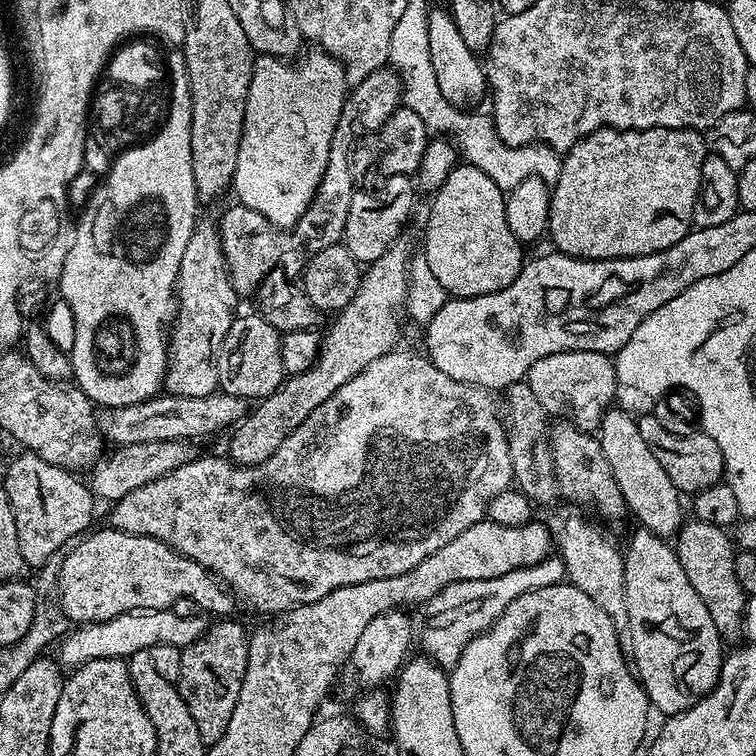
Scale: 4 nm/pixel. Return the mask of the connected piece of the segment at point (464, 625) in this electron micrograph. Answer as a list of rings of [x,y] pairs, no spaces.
[[[559,555],[547,556],[534,566],[510,570],[502,578],[486,578],[474,582],[454,582],[437,594],[434,601],[436,613],[424,628],[424,648],[431,659],[441,668],[450,670],[458,662],[462,650],[475,636],[480,636],[500,617],[501,611],[522,594],[535,588],[541,589],[551,584],[559,584],[565,579],[564,564]]]

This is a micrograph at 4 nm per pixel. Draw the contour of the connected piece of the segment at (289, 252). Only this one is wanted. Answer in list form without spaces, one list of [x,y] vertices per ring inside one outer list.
[[[385,66],[378,69],[374,74],[370,74],[361,84],[355,85],[344,98],[342,114],[338,118],[338,126],[334,130],[334,138],[330,146],[330,158],[328,159],[328,169],[302,218],[290,230],[275,228],[271,222],[258,210],[250,210],[250,206],[239,202],[233,203],[233,208],[228,209],[224,217],[218,220],[220,229],[220,241],[224,251],[224,259],[230,265],[230,275],[232,285],[237,297],[244,298],[257,291],[265,280],[273,275],[276,267],[285,268],[287,275],[292,278],[299,277],[304,268],[308,265],[308,260],[318,254],[318,250],[326,250],[326,246],[334,246],[344,239],[346,230],[346,214],[350,214],[350,198],[358,190],[358,184],[352,181],[352,147],[356,144],[359,136],[376,133],[384,125],[386,118],[394,114],[394,110],[402,104],[402,81],[400,73],[391,67]]]

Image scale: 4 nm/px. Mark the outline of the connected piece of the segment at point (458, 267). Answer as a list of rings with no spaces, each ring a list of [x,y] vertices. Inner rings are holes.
[[[467,162],[457,163],[431,197],[432,209],[424,228],[423,261],[449,297],[494,294],[518,278],[526,255],[520,240],[510,234],[505,199],[505,192],[490,174],[482,174],[482,170]]]

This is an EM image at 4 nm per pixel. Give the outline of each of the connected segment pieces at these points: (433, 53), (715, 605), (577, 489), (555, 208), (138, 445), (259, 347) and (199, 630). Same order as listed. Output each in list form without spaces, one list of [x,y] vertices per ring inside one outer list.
[[[429,7],[428,21],[430,22],[430,66],[434,66],[434,79],[438,82],[438,90],[442,90],[442,98],[446,98],[446,102],[450,102],[450,106],[461,110],[479,109],[480,103],[483,100],[485,103],[490,92],[488,73],[481,57],[474,50],[470,50],[470,46],[466,46],[462,33],[458,30],[458,26],[454,26],[454,18],[447,7]]]
[[[692,518],[681,523],[674,537],[674,547],[677,558],[682,562],[682,570],[686,570],[686,578],[690,578],[690,586],[694,586],[694,590],[698,590],[698,598],[706,602],[706,610],[710,610],[710,618],[714,618],[714,626],[721,637],[725,641],[739,641],[744,627],[746,597],[734,574],[737,549],[733,537],[725,529],[710,526],[710,522]]]
[[[556,423],[551,425],[550,439],[554,474],[560,487],[561,497],[565,501],[568,499],[572,504],[589,504],[596,510],[595,515],[601,521],[620,520],[623,516],[627,517],[628,505],[624,503],[622,490],[618,490],[618,482],[614,482],[614,470],[610,470],[610,462],[606,462],[606,454],[602,454],[599,439],[593,433],[575,428],[573,424]]]
[[[599,128],[588,136],[583,136],[573,148],[563,153],[560,173],[555,184],[550,188],[552,201],[550,202],[547,235],[552,236],[551,247],[557,252],[565,252],[568,256],[583,260],[617,260],[618,258],[654,254],[674,246],[674,242],[678,242],[694,227],[692,215],[696,205],[696,195],[700,192],[702,162],[709,155],[710,149],[706,143],[705,133],[695,128]]]
[[[155,440],[154,442],[134,442],[113,447],[91,467],[91,491],[99,499],[101,496],[102,499],[108,500],[107,502],[121,500],[126,494],[130,494],[130,490],[138,490],[138,486],[146,486],[170,474],[178,466],[189,464],[194,458],[192,448],[193,445],[187,440]]]
[[[259,314],[237,315],[218,354],[219,391],[240,396],[249,402],[259,402],[274,394],[274,390],[278,390],[286,379],[282,366],[281,335],[278,329],[270,326],[270,322],[266,322]]]
[[[139,608],[133,612],[123,612],[106,622],[73,627],[59,641],[58,660],[61,665],[69,664],[69,669],[75,670],[91,660],[127,658],[139,652],[146,652],[154,646],[178,646],[183,650],[208,629],[209,621],[203,618],[205,619],[200,614],[182,618],[167,608]]]

